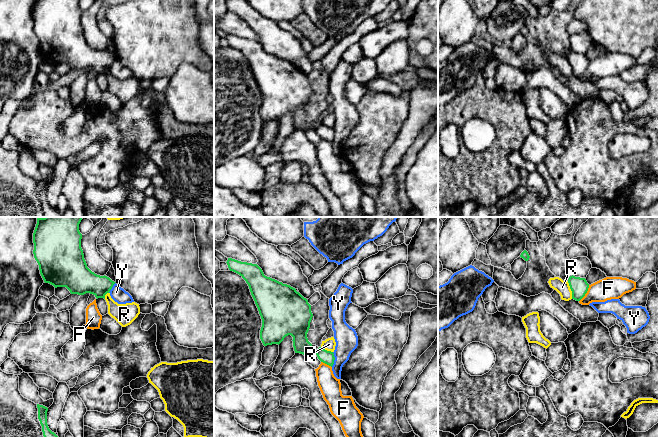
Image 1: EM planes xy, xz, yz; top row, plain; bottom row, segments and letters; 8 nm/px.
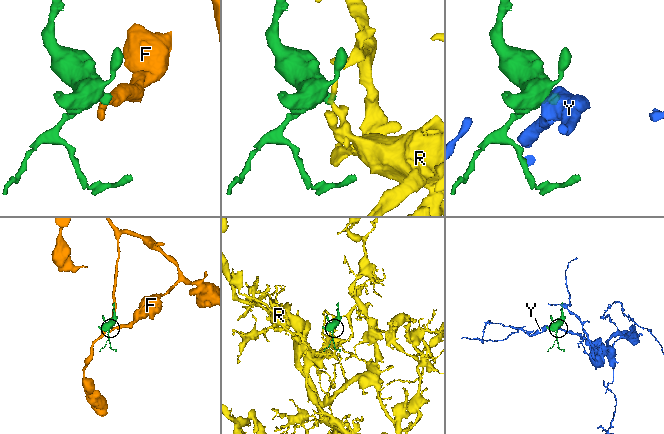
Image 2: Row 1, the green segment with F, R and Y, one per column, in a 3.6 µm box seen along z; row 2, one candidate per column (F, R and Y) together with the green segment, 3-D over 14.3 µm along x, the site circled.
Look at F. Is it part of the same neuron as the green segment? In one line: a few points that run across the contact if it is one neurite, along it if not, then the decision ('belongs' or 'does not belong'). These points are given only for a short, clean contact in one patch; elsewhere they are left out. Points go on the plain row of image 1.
line yz (589, 61), (585, 71), (579, 77); does not belong

